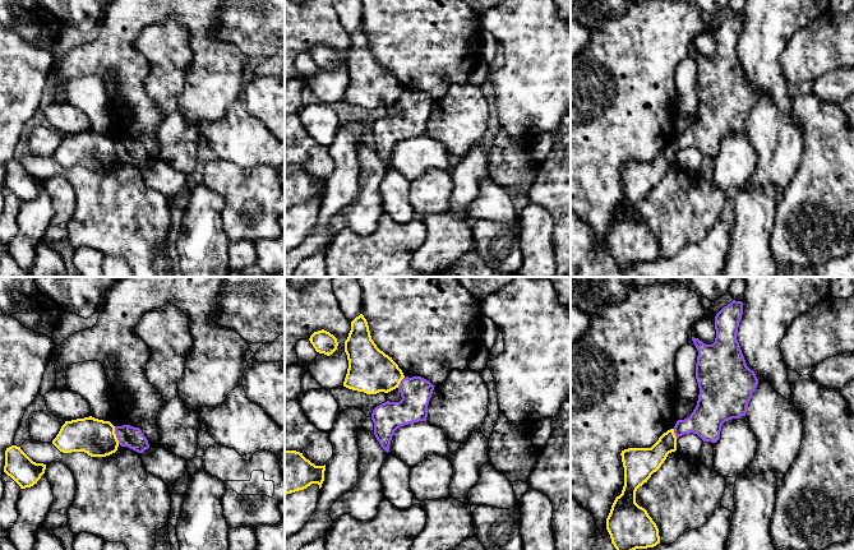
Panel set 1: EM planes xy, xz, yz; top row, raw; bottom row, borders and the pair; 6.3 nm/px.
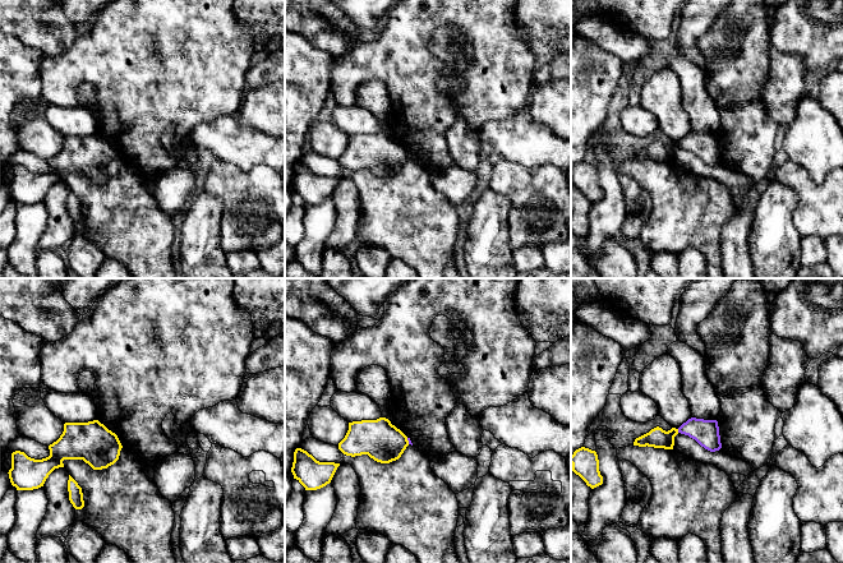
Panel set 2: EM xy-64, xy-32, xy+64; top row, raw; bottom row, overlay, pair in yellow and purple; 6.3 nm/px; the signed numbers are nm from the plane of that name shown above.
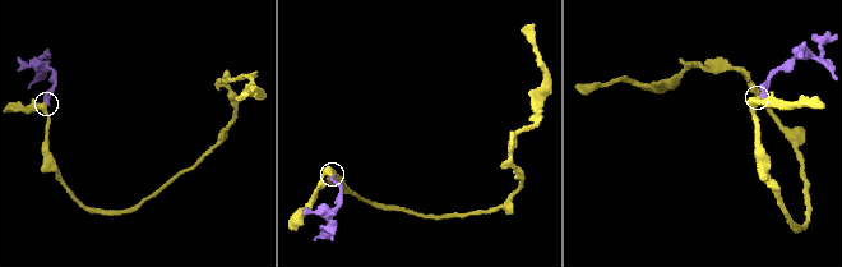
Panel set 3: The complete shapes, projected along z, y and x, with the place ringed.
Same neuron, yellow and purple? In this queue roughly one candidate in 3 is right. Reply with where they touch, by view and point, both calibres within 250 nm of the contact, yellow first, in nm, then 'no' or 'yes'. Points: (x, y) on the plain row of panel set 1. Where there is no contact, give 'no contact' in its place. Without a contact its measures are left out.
contact xy (115, 149); calibres 240 and 140 nm; no

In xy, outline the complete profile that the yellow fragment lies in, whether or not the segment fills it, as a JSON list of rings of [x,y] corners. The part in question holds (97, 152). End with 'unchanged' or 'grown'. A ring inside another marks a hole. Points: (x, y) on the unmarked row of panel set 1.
[[[92,130],[65,135],[52,158],[63,167],[84,166],[106,171],[117,165],[119,154],[110,135]]]; unchanged

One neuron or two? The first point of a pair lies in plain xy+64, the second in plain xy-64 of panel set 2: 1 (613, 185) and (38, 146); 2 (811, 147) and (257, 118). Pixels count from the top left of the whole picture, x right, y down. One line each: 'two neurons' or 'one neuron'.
1: two neurons
2: two neurons

